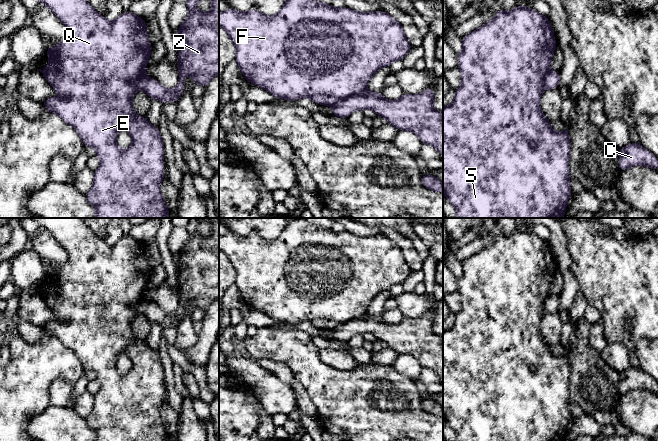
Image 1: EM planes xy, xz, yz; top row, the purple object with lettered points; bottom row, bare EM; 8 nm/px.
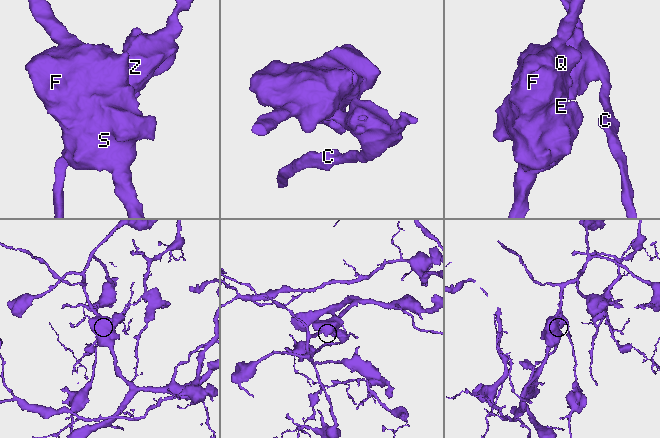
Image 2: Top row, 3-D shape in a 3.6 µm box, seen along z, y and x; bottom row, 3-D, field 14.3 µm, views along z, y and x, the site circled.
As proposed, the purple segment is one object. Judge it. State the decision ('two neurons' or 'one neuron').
two neurons

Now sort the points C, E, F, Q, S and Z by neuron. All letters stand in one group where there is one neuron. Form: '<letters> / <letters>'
C Z / E F Q S

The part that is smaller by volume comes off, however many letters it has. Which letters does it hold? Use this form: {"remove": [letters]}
{"remove": ["C", "Z"]}

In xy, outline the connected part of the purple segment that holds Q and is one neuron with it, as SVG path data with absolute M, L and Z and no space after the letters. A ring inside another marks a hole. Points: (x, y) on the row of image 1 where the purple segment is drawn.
M86 0L39 1L42 5L46 5L67 28L67 37L64 38L64 40L60 42L56 47L46 49L46 55L49 56L49 62L44 70L39 69L39 71L47 79L47 81L52 85L55 92L62 94L64 97L47 98L43 102L44 108L50 112L57 114L64 122L74 127L81 137L84 146L92 146L96 150L96 156L98 156L100 159L100 165L94 171L93 185L89 192L86 194L88 202L96 209L96 215L91 218L169 218L170 212L163 200L160 190L161 182L164 179L165 175L163 168L164 150L161 133L157 127L151 125L146 120L145 116L137 115L132 107L132 98L138 91L135 82L139 79L140 76L146 74L145 68L147 62L150 60L151 55L152 44L148 41L145 19L142 19L127 11L114 21L109 21L102 15L100 15ZM121 129L127 130L132 137L132 144L127 150L119 147L116 143L117 133Z

